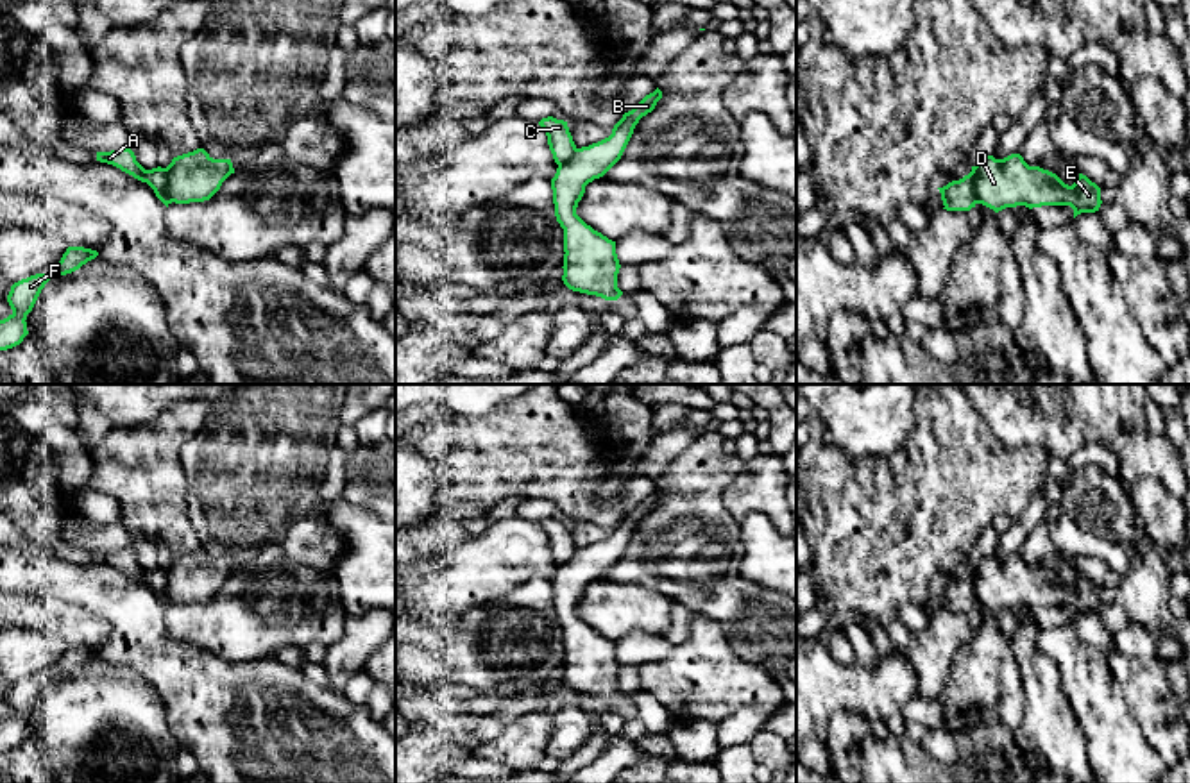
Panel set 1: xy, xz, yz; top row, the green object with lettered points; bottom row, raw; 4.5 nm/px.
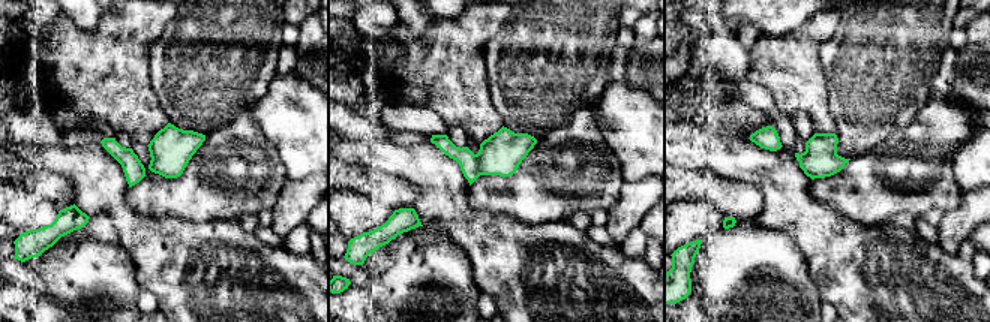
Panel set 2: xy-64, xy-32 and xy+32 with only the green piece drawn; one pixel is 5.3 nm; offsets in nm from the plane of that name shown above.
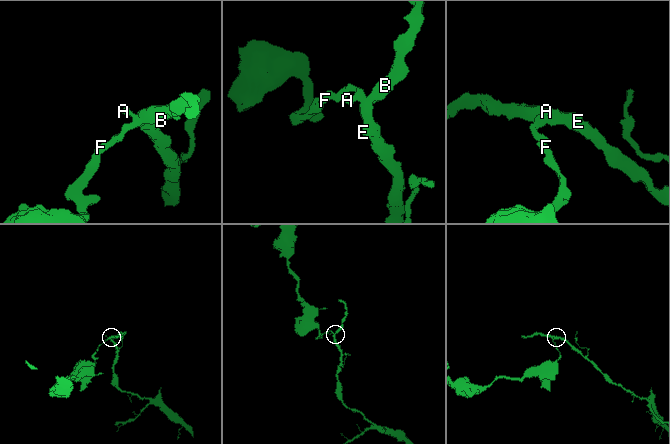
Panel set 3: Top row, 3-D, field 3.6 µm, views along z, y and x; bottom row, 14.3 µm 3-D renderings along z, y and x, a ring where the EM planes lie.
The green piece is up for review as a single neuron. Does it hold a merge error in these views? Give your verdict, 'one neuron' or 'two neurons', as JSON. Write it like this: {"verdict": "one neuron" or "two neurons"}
{"verdict": "two neurons"}

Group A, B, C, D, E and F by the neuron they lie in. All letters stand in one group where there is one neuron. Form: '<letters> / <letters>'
A C F / B D E

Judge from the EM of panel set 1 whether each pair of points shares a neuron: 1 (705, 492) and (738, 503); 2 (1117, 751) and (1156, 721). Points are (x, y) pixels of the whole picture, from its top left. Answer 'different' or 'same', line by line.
1: different
2: different

